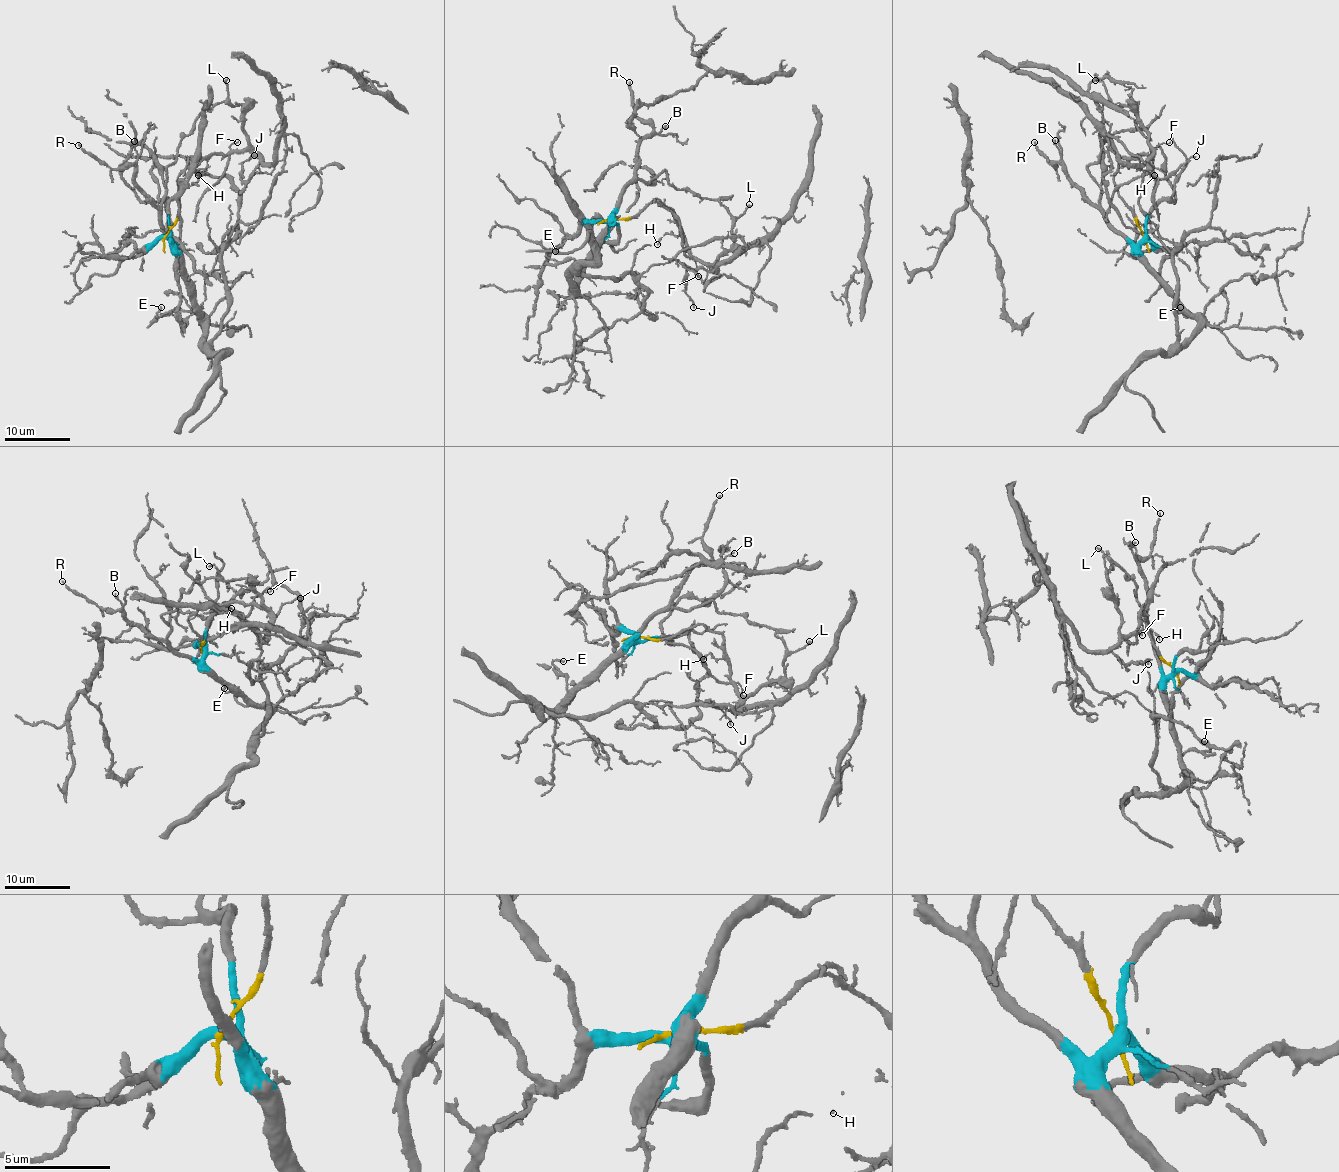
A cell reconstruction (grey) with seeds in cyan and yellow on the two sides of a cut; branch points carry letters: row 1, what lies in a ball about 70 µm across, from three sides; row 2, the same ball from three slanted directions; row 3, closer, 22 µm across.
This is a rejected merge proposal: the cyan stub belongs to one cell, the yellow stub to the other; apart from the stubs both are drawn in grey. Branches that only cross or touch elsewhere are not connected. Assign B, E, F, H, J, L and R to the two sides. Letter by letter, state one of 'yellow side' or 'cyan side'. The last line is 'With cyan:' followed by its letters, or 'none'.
B: cyan side
E: cyan side
F: yellow side
H: yellow side
J: yellow side
L: yellow side
R: cyan side
With cyan: B, E, R

